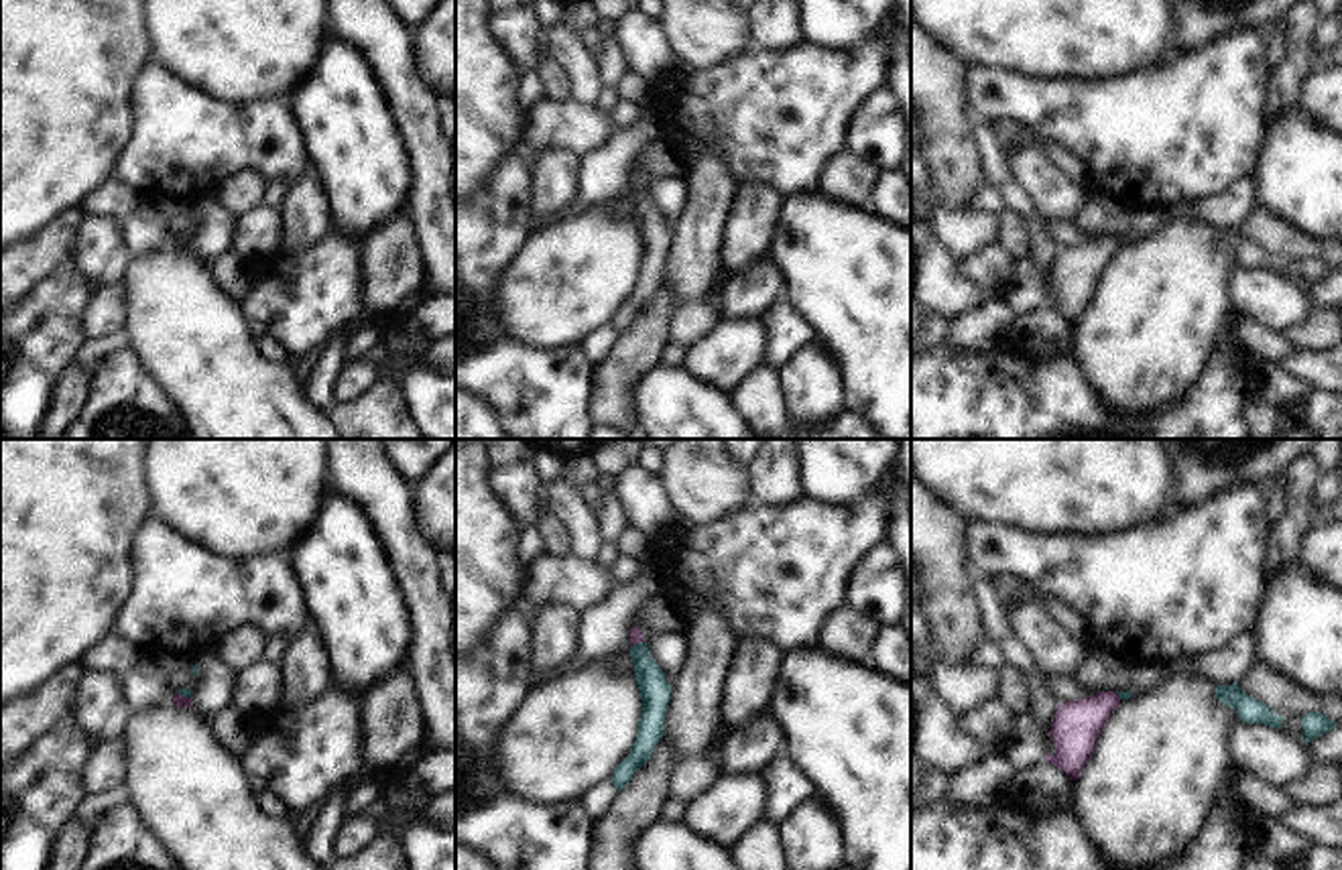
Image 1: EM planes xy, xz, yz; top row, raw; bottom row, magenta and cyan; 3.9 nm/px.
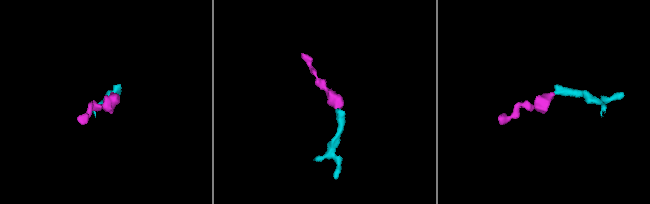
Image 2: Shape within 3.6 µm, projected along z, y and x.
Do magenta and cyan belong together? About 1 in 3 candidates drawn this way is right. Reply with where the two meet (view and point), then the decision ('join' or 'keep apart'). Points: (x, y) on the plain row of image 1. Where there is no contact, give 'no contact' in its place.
xz (637, 188) | join

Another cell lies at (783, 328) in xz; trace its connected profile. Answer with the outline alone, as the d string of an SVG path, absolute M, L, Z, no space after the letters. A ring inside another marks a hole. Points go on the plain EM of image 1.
M785 295L758 317L765 333L765 364L781 368L797 350L815 341L813 331L803 323L801 315L791 309Z

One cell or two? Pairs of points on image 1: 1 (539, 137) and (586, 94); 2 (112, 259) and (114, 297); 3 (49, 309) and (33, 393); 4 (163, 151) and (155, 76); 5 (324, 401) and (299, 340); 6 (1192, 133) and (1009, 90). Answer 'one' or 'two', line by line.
1: two
2: two
3: one
4: one
5: two
6: one

